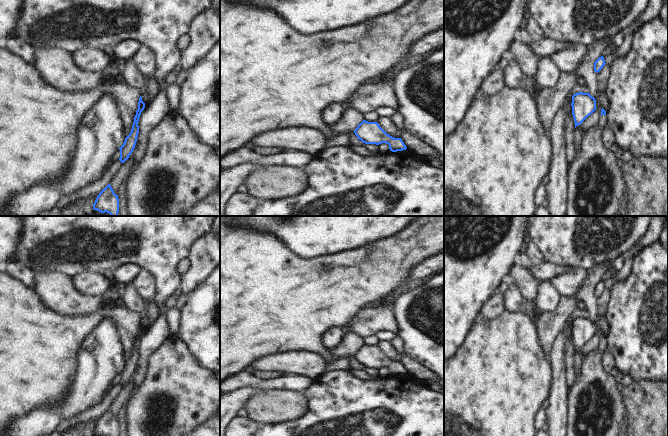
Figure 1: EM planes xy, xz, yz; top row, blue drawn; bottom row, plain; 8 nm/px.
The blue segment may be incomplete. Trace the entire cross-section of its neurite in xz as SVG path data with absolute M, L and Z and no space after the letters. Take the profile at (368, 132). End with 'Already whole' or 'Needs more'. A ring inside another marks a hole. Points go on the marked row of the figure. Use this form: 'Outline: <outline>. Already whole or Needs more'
Outline: M363 120L354 130L355 135L365 144L389 145L392 152L406 150L407 147L401 138L394 138L387 134L377 122L368 122Z. Already whole

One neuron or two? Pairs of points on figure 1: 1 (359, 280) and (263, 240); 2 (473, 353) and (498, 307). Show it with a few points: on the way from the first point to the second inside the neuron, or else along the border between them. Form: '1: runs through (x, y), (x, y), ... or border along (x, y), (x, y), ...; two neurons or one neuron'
1: runs through (335, 280), (302, 280), (286, 264); one neuron
2: border along (504, 309), (490, 318), (485, 318), (479, 313); two neurons

